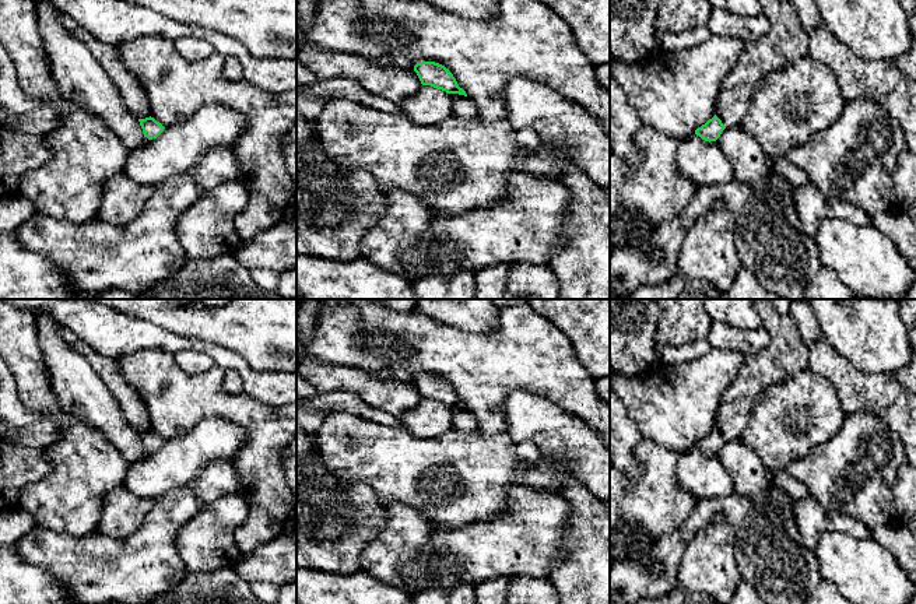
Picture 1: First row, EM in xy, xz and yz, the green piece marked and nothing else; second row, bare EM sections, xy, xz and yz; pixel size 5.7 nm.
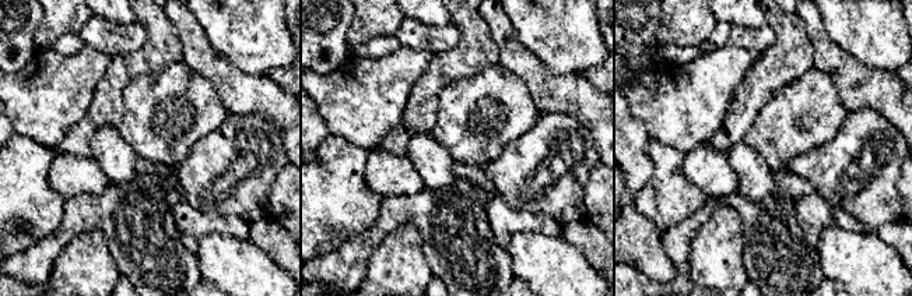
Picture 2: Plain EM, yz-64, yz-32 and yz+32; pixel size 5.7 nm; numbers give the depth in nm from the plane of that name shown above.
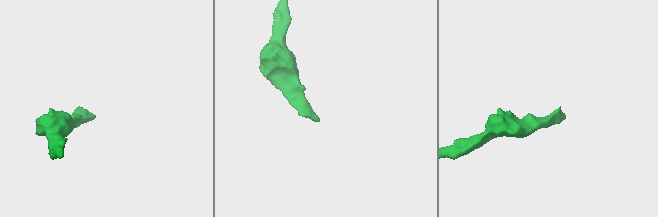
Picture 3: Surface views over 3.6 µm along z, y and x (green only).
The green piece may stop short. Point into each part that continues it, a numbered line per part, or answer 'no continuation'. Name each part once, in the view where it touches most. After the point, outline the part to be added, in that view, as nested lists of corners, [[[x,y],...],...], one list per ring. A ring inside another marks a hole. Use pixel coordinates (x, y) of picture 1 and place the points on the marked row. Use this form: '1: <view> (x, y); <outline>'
1: xz (463, 108); [[[450,94],[452,98],[452,117],[460,120],[471,120],[477,117],[477,105],[473,99],[459,94]]]

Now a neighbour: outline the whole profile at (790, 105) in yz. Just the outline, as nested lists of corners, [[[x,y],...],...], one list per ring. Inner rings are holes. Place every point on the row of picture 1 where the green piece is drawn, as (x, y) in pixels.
[[[810,55],[771,73],[750,95],[750,106],[740,127],[758,141],[765,155],[782,157],[828,129],[843,112],[846,99],[829,67]]]

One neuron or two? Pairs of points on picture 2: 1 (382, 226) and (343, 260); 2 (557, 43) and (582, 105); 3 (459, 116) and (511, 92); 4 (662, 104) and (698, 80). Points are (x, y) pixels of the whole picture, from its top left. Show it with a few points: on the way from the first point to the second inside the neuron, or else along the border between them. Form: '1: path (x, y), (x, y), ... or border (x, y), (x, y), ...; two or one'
1: path (372, 236), (353, 256); one
2: border (539, 57), (558, 73), (582, 73); two
3: path (472, 102), (486, 91), (497, 92); one
4: path (670, 104), (674, 104), (690, 88); one

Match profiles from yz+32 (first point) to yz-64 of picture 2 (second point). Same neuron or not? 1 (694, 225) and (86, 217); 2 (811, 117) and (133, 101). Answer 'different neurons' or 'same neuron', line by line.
1: same neuron
2: same neuron

